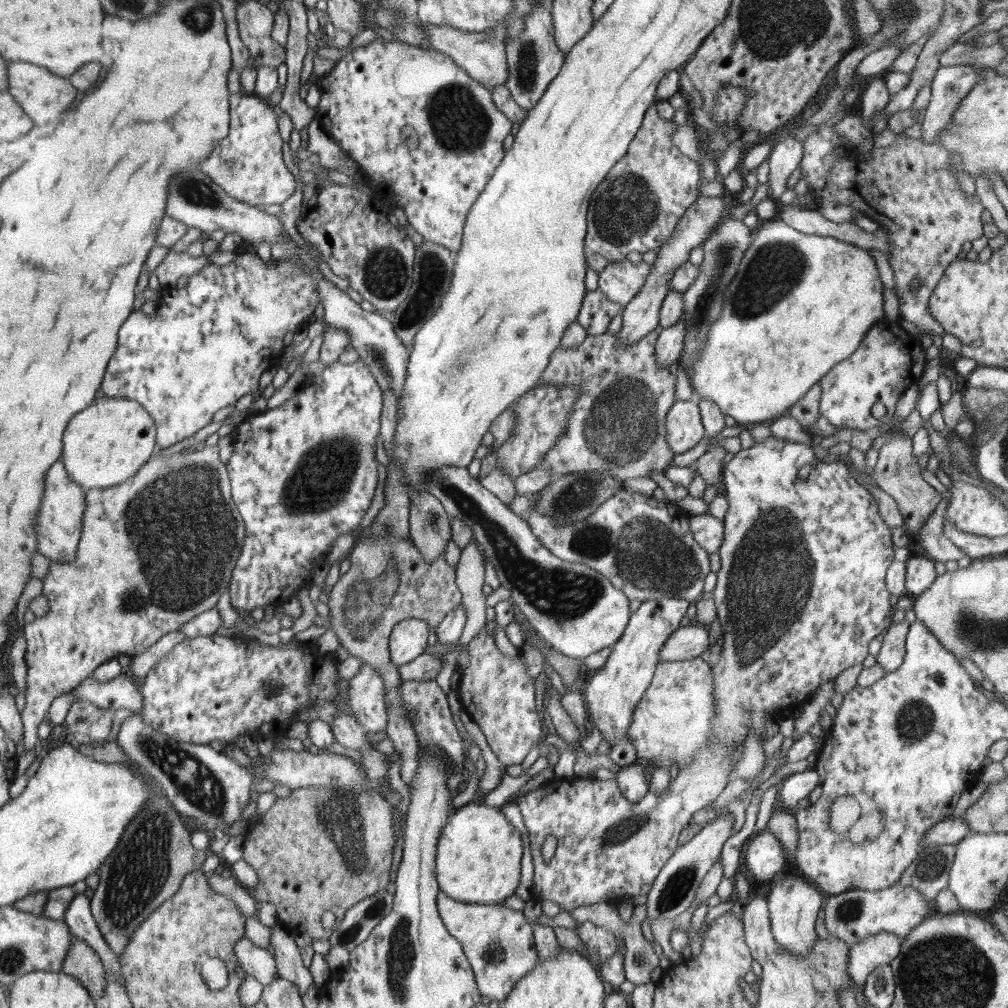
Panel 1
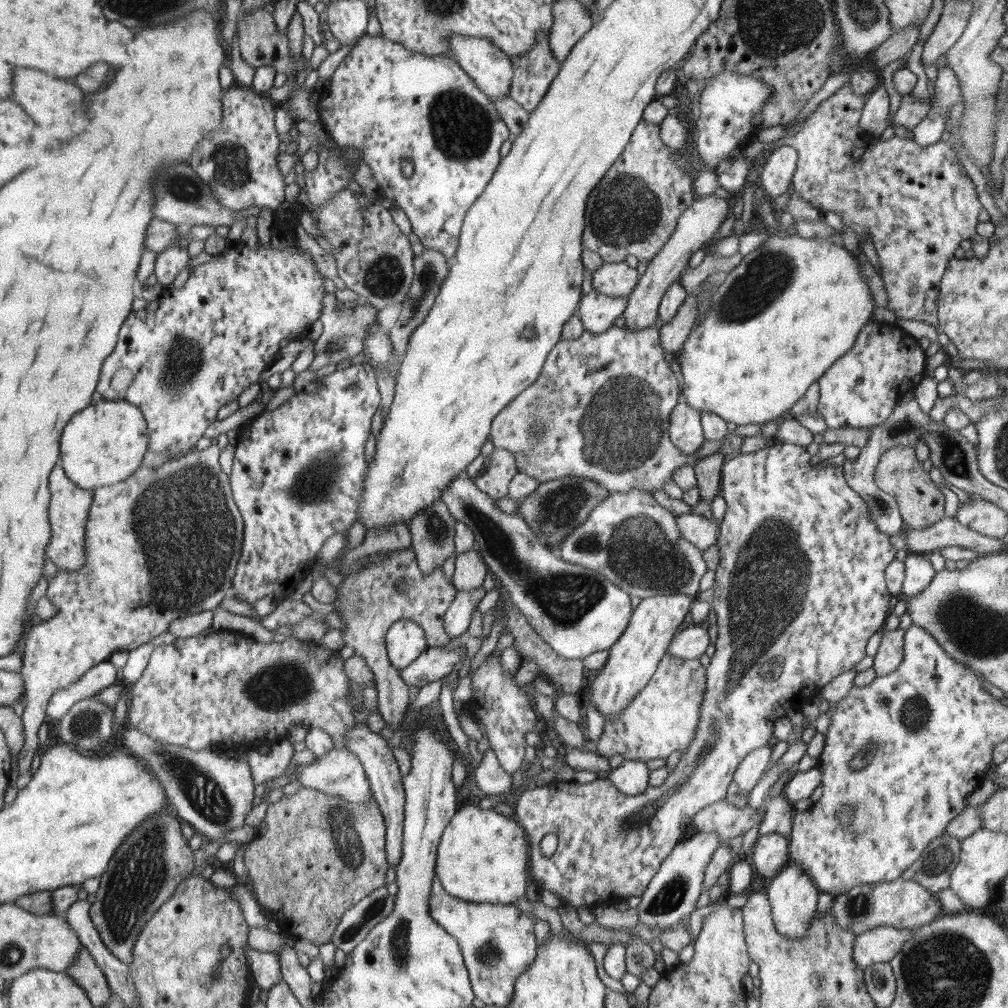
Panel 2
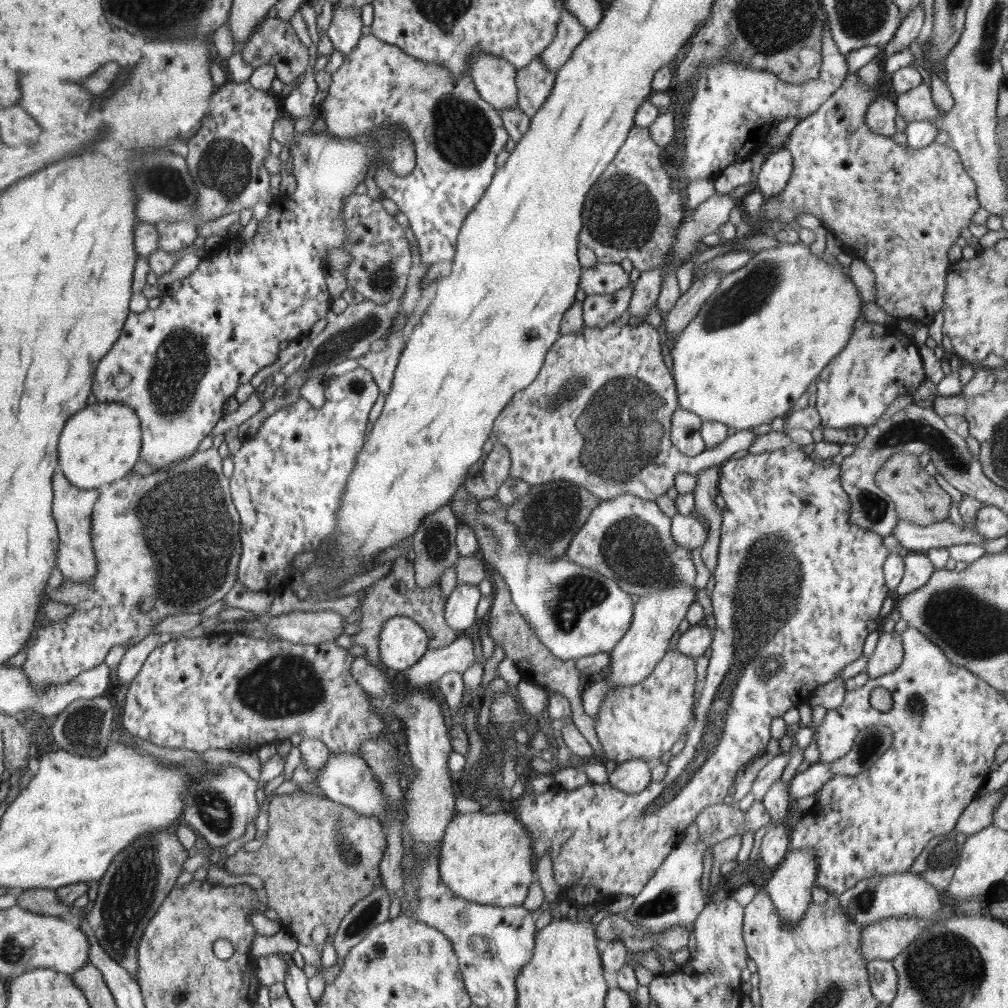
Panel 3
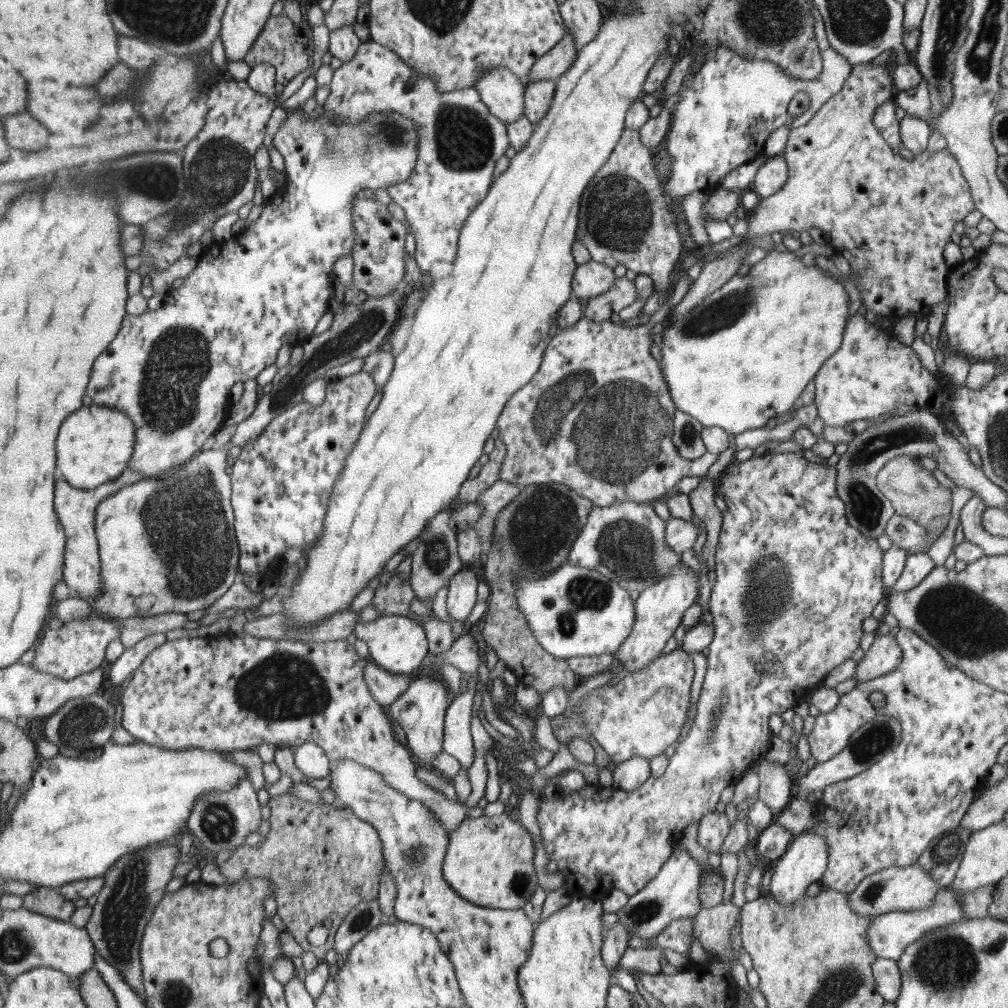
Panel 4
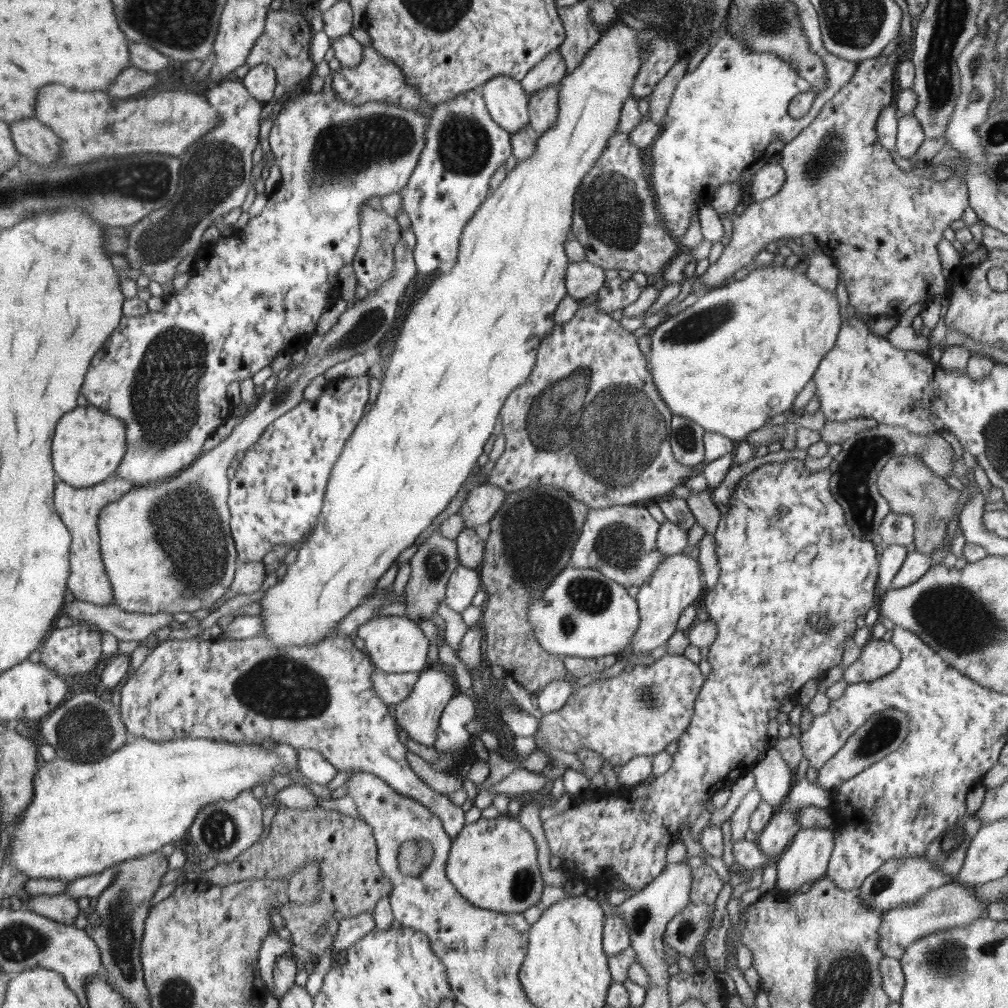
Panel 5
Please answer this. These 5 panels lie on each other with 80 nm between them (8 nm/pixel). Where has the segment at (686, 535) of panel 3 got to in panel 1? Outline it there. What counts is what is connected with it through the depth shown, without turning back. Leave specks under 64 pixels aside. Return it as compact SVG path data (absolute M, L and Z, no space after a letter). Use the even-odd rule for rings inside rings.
M704 513L701 516L690 516L690 530L696 542L709 554L719 552L724 534L724 522L714 516Z

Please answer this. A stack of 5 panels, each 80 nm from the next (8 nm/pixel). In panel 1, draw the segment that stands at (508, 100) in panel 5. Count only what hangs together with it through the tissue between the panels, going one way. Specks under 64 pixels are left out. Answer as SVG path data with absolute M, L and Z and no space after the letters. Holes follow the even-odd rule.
M426 26L430 48L448 55L460 68L463 68L476 82L491 92L496 85L504 85L508 78L507 54L505 51L504 26L496 26L491 31L480 33L463 32L460 29L444 26Z

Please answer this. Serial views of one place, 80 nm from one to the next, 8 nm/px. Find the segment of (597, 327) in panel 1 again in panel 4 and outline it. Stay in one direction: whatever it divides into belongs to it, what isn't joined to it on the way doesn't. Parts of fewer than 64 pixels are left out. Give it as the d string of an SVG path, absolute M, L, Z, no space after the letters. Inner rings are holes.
M626 277L617 278L613 284L613 288L592 298L587 299L586 306L583 306L583 316L593 320L594 322L602 322L615 318L623 308L630 306L634 301L638 300L635 282Z

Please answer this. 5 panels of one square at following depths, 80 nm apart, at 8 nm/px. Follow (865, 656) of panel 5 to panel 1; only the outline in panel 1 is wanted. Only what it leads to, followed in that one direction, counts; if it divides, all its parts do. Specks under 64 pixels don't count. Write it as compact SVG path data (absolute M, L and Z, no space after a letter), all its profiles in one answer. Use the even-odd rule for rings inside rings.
M903 620L891 625L884 632L883 645L876 657L886 673L894 672L902 663L905 655L905 642L911 623Z

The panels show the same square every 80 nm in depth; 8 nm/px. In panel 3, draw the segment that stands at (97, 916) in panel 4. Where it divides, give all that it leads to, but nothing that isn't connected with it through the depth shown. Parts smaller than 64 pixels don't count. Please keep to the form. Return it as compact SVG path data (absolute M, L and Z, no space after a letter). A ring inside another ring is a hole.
M177 827L141 836L120 851L108 867L107 874L98 880L98 896L86 916L85 926L96 936L103 949L130 971L136 980L142 930L154 918L163 904L162 900L170 894L172 886L182 874L182 868L188 864L188 856L192 856L192 852L180 843L180 836L176 835Z

